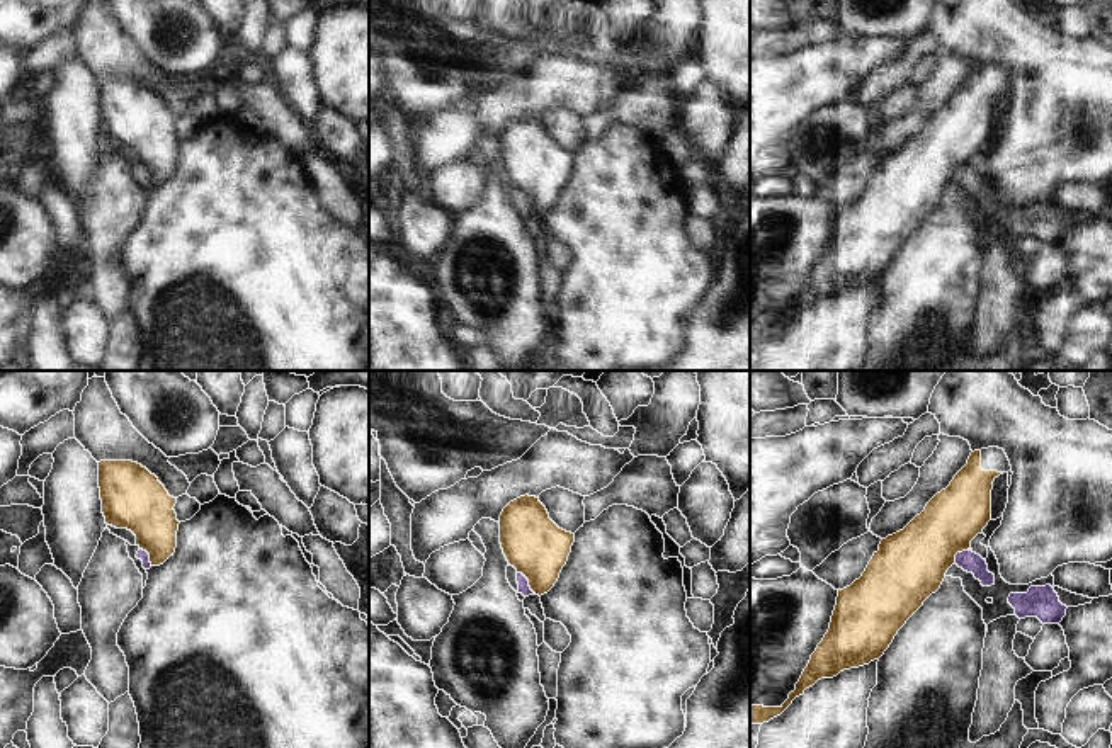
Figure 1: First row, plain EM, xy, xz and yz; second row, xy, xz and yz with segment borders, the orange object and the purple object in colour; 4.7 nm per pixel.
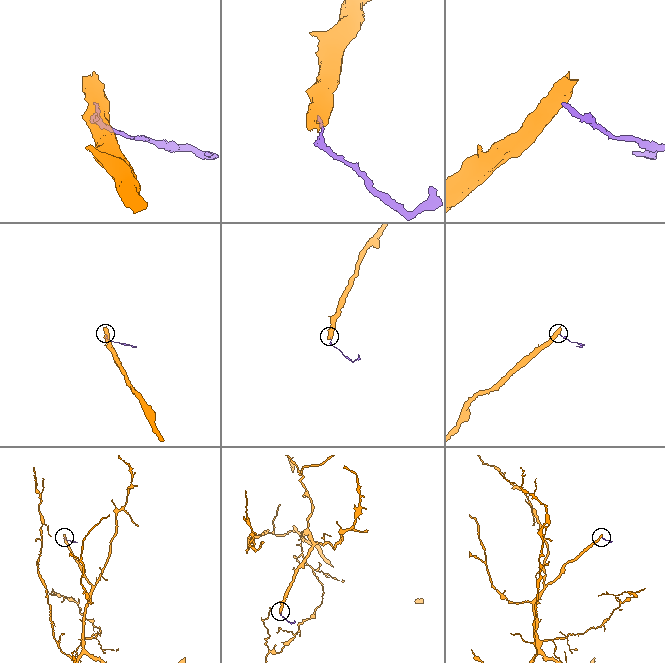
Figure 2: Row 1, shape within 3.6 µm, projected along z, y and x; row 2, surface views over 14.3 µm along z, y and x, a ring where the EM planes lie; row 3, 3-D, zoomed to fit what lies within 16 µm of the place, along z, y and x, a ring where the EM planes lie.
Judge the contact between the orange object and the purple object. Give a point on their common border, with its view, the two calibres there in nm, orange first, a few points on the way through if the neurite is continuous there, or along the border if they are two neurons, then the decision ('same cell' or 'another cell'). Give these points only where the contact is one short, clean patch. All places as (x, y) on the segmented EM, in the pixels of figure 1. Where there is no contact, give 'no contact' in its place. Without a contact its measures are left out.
xz (529, 582) | 280/60 nm | along xz (517, 572), (534, 592) | another cell

